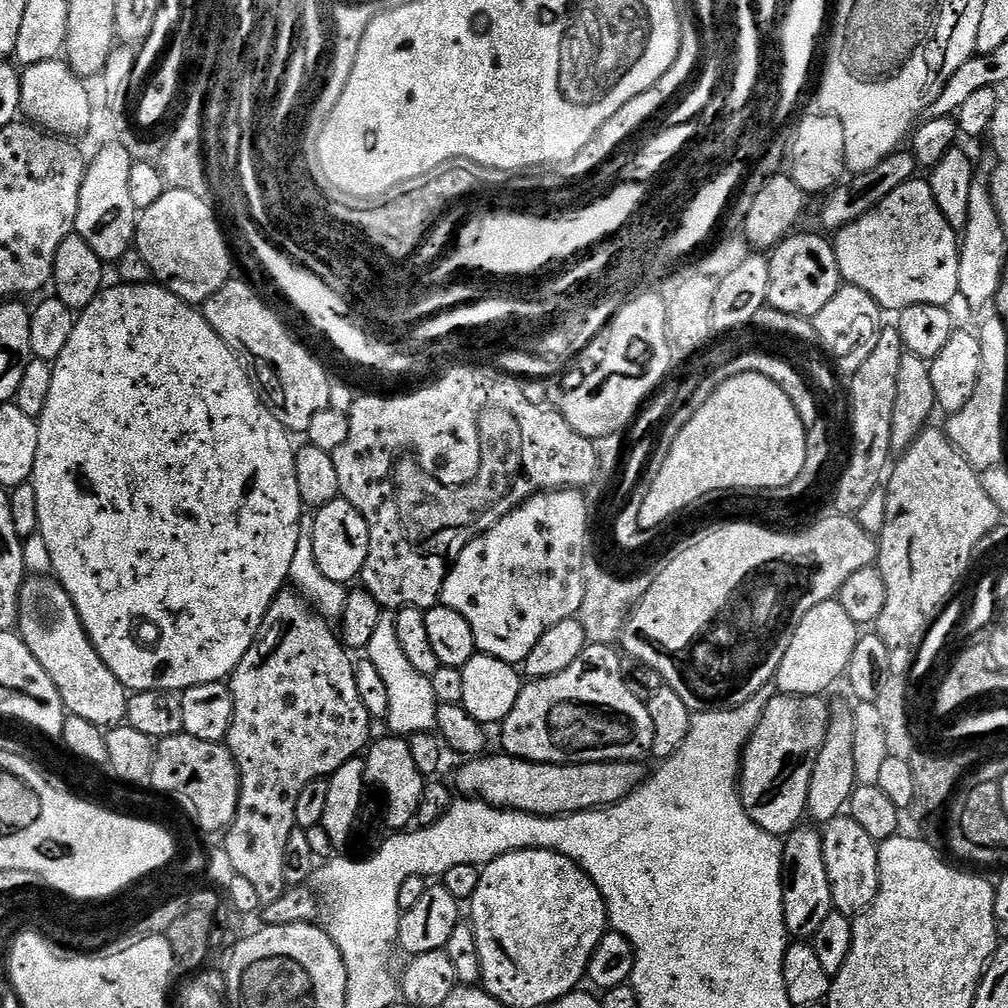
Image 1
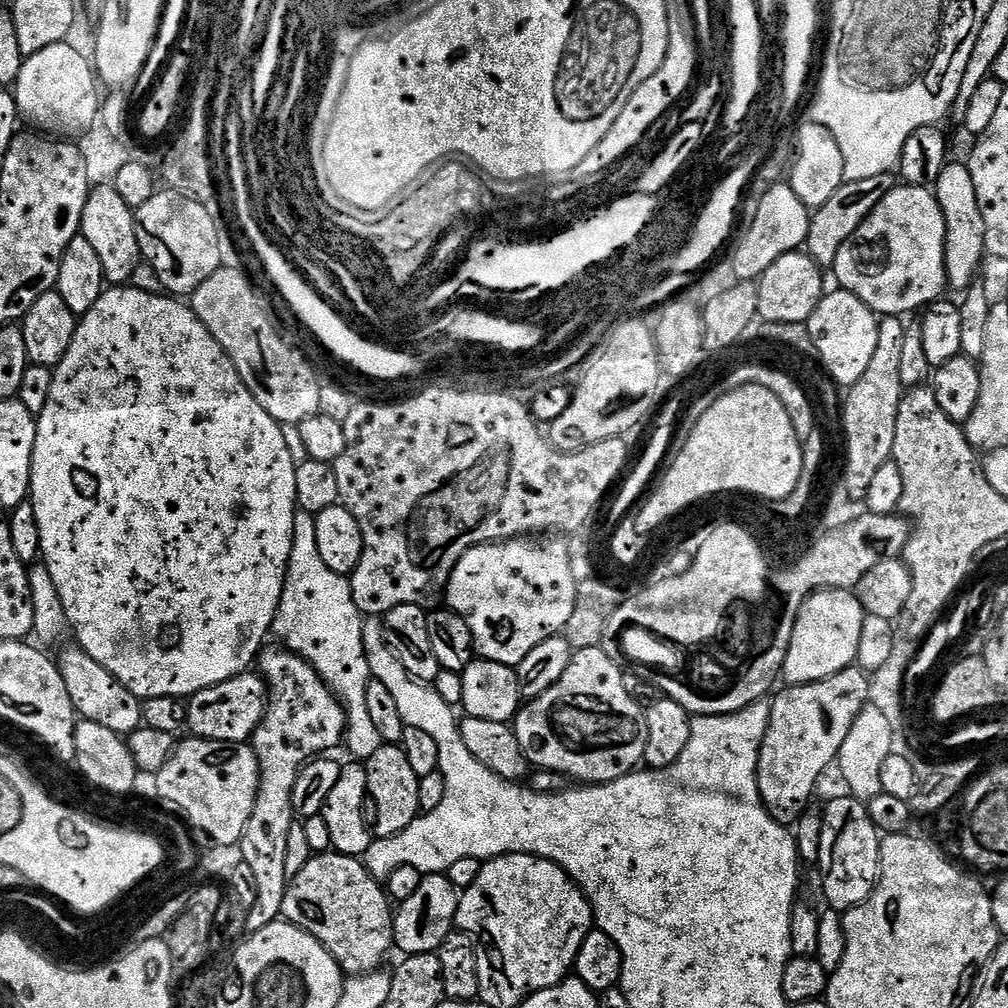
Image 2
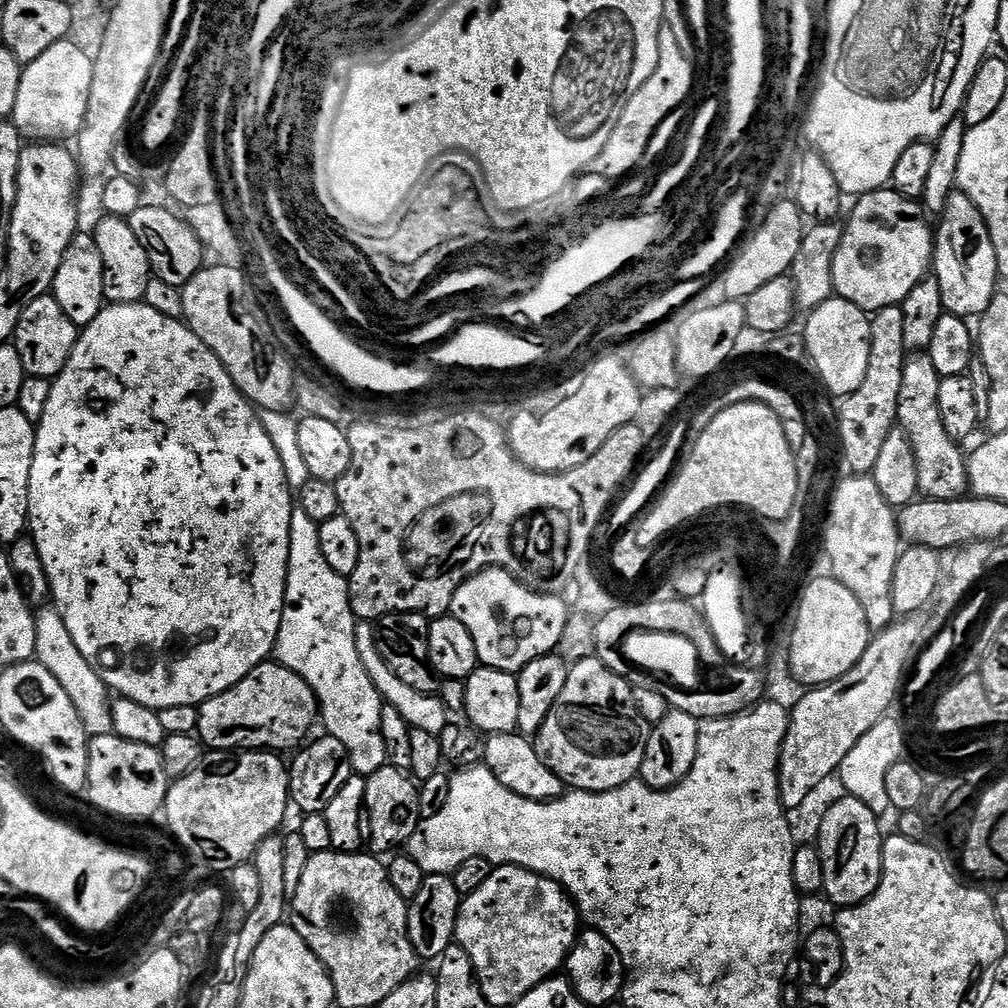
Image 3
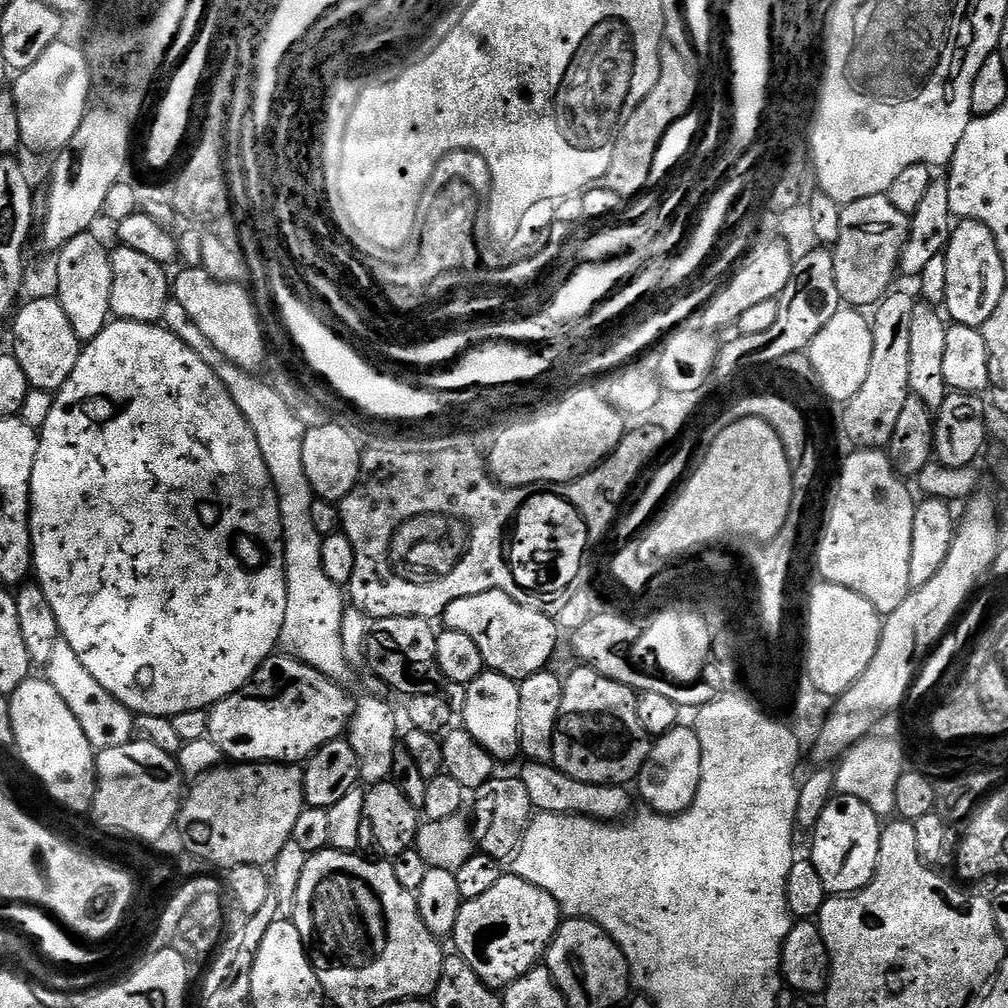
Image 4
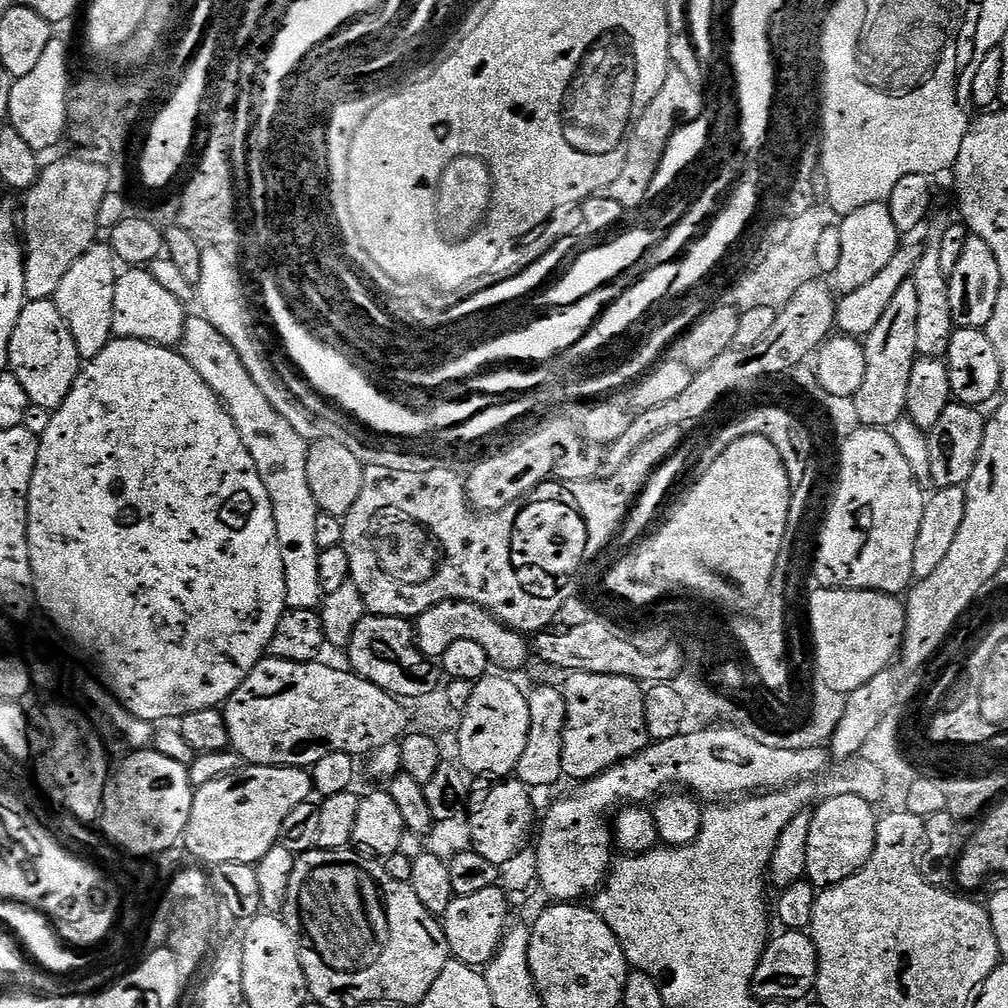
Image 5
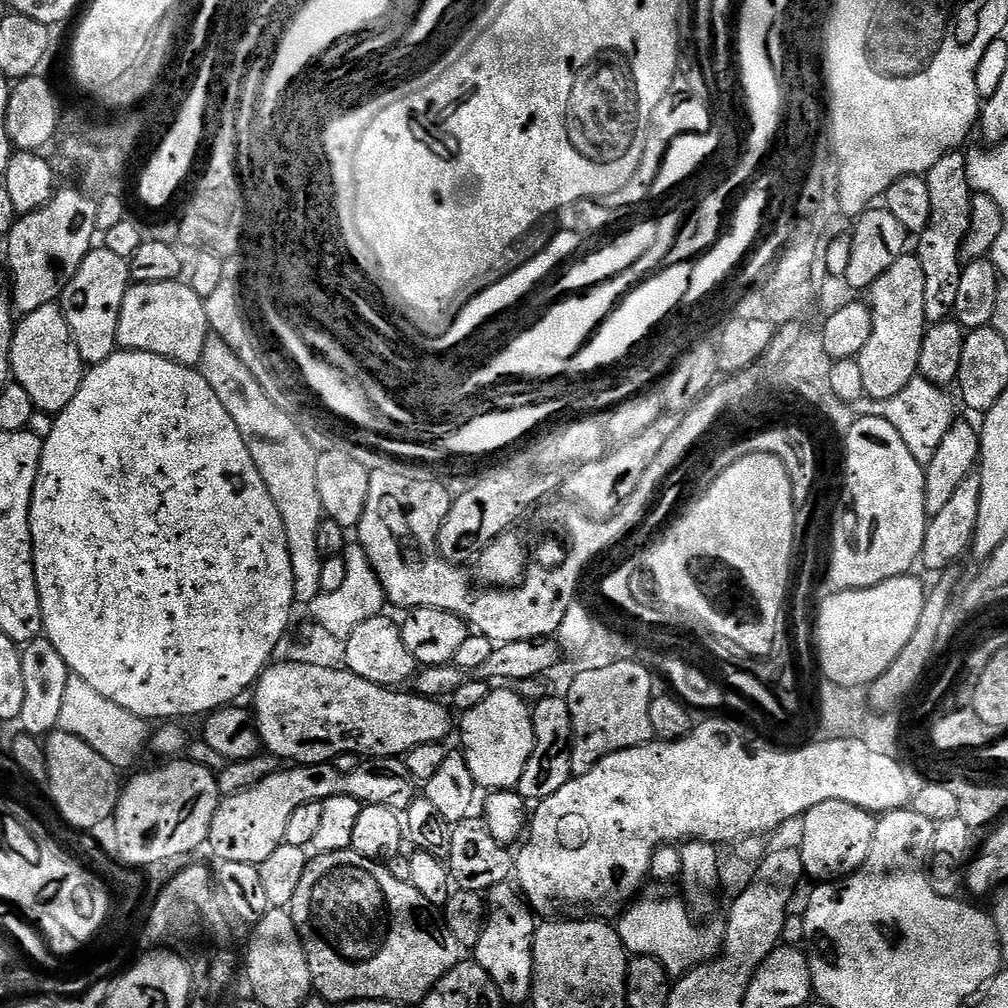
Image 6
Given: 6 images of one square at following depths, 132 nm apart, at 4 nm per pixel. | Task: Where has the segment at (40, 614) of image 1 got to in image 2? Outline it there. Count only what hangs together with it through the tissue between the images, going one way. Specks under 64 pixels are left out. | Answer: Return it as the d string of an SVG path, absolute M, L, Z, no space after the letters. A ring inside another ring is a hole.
M73 646L66 649L58 656L58 663L62 682L66 682L66 694L70 694L70 702L83 719L98 722L98 726L106 726L106 730L114 730L122 737L127 737L129 732L141 727L144 719L141 700L130 694L130 690L126 690L126 686L122 686L122 682L118 682L110 670L94 662L94 658L90 658L83 648Z

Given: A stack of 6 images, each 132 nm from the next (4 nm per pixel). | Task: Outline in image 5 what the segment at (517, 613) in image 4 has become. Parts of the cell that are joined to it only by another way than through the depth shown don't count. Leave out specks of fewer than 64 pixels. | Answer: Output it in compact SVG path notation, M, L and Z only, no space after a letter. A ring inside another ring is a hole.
M447 600L423 614L415 617L416 641L424 654L430 658L442 658L446 650L454 642L469 640L478 642L482 650L486 650L488 663L493 669L504 674L516 674L520 667L530 660L530 644L526 641L525 633L516 632L507 625L500 623L486 608L478 604L472 604L469 600Z

